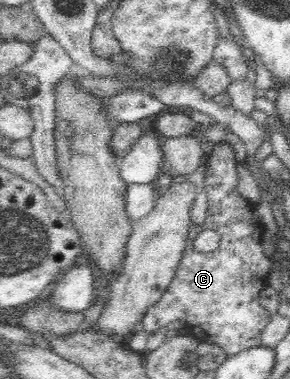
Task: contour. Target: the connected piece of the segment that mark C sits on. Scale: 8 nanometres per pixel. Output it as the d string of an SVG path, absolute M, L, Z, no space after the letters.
M218 143L207 147L207 149L208 160L204 191L208 198L208 207L205 225L201 228L210 227L216 231L220 235L219 246L216 250L206 253L194 250L192 242L201 228L192 223L172 281L168 284L162 297L148 308L139 328L151 334L158 331L160 327L167 327L170 322L184 321L189 334L195 336L200 343L214 343L219 345L226 355L233 356L245 349L262 346L262 331L271 317L260 304L258 293L267 285L271 262L264 254L262 246L259 245L265 226L260 221L260 216L254 209L254 205L244 199L237 190L239 184L237 163L232 148L226 143Z

